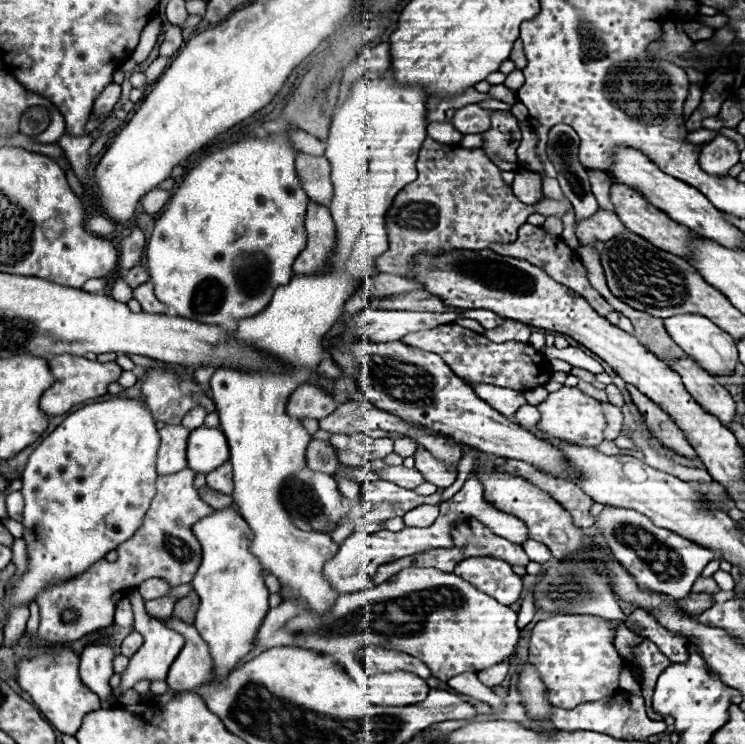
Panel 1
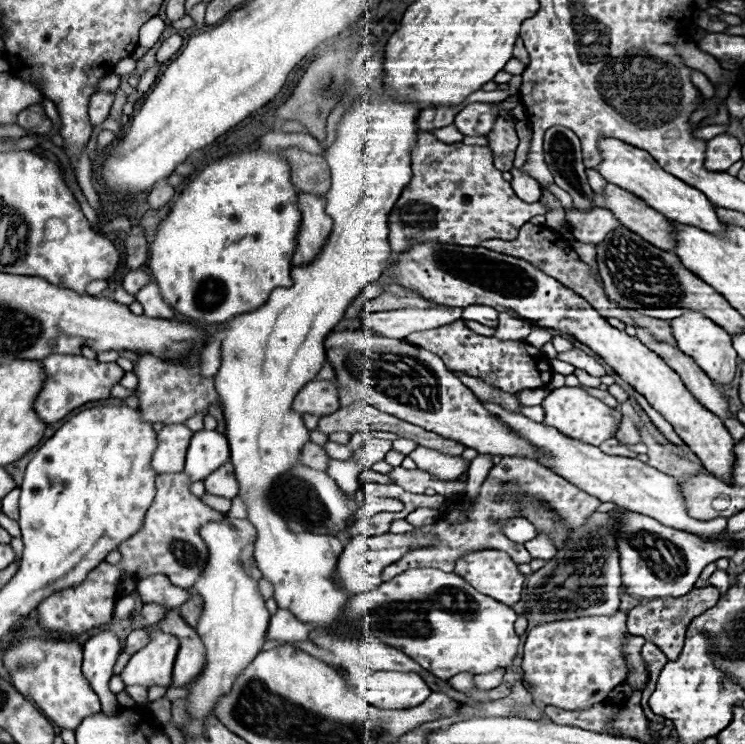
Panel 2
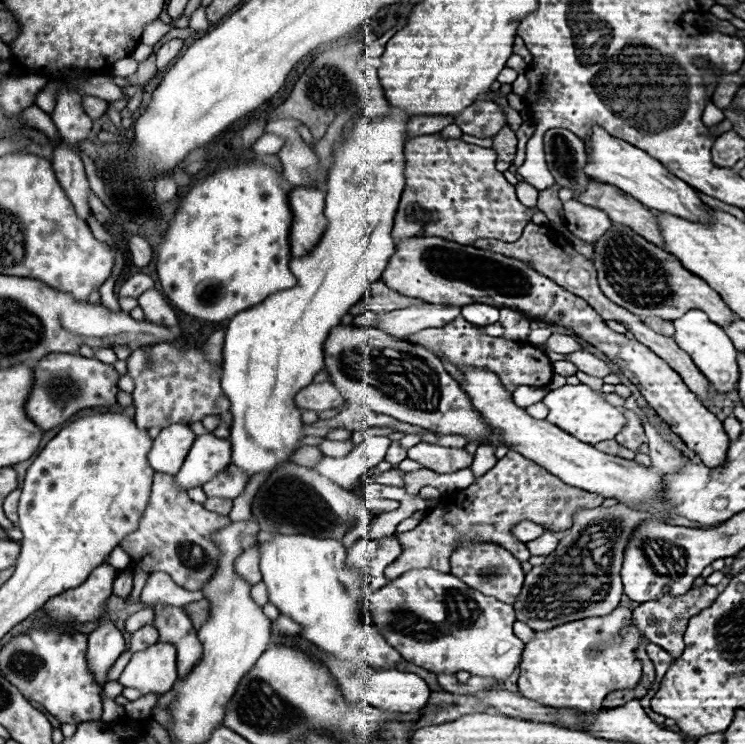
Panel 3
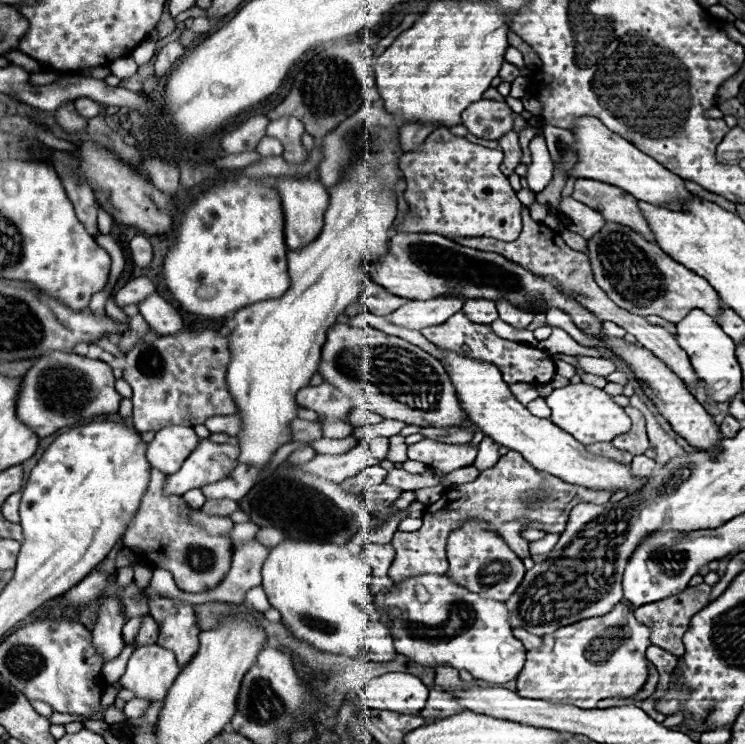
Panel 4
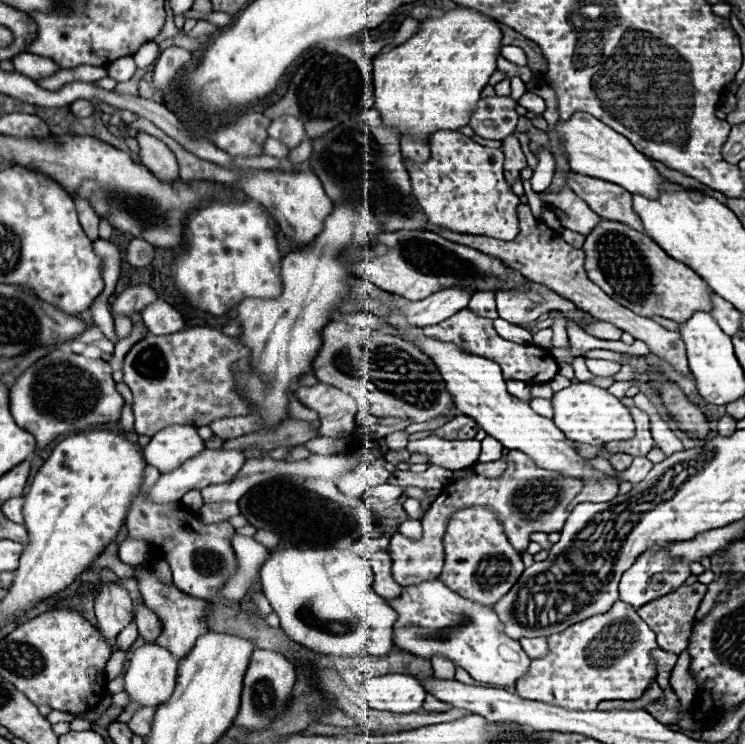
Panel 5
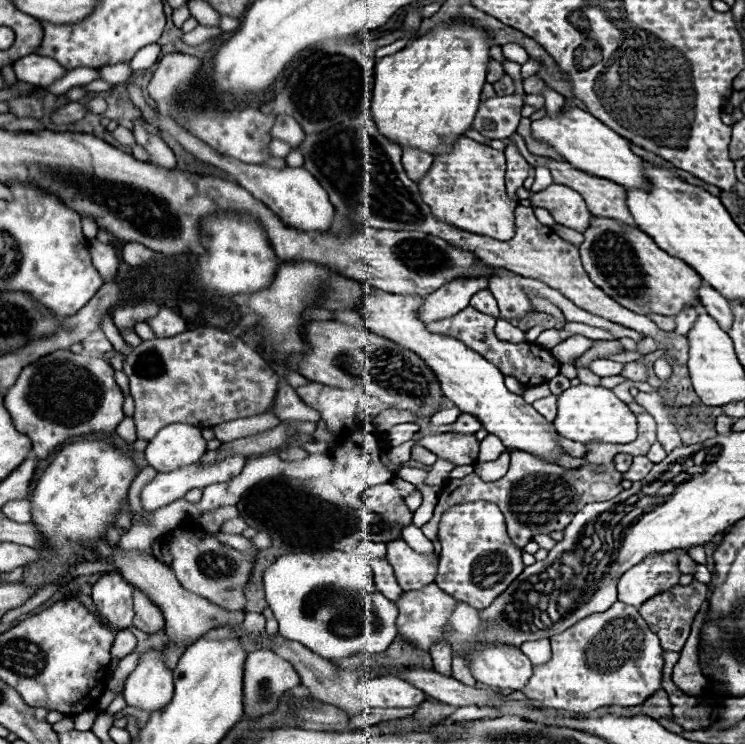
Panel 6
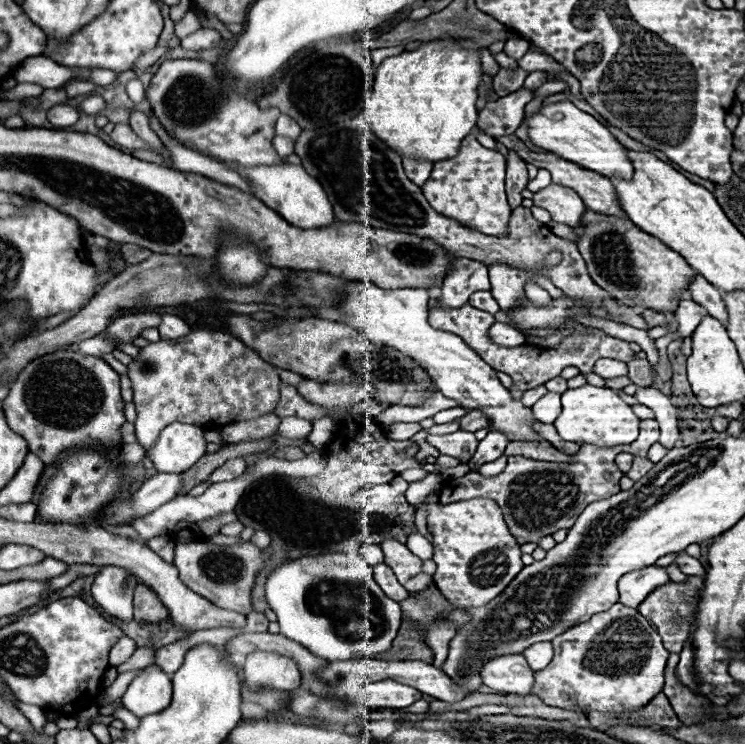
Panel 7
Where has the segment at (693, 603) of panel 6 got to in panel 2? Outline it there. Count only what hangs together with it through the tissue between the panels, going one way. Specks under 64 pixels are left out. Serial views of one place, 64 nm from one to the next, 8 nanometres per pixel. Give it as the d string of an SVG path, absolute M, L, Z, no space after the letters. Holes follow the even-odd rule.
M708 586L708 588L694 588L692 592L688 592L682 598L648 600L648 602L636 606L634 610L630 610L630 614L628 614L628 632L632 632L634 636L646 638L648 642L656 644L670 660L676 660L682 652L684 634L686 634L686 628L688 628L690 620L696 618L698 614L702 614L704 610L708 610L712 604L716 604L718 598L720 598L720 592L712 586Z

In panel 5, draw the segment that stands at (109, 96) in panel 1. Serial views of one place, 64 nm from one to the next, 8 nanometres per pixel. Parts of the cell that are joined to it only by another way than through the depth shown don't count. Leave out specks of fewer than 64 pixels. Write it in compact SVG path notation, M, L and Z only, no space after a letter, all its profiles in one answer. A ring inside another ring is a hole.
M76 100L70 104L70 112L76 116L76 118L86 118L86 116L92 116L94 114L94 104L88 102L88 100Z

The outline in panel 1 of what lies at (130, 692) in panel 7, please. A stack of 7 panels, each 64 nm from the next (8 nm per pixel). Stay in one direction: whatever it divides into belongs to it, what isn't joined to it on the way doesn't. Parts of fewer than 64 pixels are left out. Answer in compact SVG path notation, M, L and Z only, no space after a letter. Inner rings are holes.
M133 589L132 592L128 594L128 598L132 604L134 613L134 630L144 636L144 644L142 644L142 648L130 658L130 664L128 664L128 668L126 668L124 674L122 674L120 688L112 692L112 698L114 698L114 700L118 700L118 696L120 696L124 690L132 688L132 686L134 686L136 682L140 682L140 680L148 680L148 682L166 680L172 662L176 660L178 652L180 652L182 646L184 646L184 638L182 638L178 632L172 632L172 630L168 630L162 622L148 618L148 614L146 614L143 608L145 601L137 589Z

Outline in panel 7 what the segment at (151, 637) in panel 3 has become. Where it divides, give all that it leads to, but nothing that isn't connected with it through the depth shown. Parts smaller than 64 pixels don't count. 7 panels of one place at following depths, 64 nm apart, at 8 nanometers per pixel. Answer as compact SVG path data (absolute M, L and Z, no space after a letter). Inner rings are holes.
M138 584L134 592L134 618L138 622L158 622L168 616L168 610L146 584Z

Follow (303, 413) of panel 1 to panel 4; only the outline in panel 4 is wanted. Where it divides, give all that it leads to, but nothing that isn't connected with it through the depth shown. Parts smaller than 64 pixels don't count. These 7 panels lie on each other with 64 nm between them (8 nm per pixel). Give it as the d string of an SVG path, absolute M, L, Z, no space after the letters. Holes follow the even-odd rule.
M326 382L320 386L304 386L296 394L296 402L298 406L314 410L322 416L320 422L324 438L346 438L354 432L354 426L346 422L352 402L334 386L328 386Z

